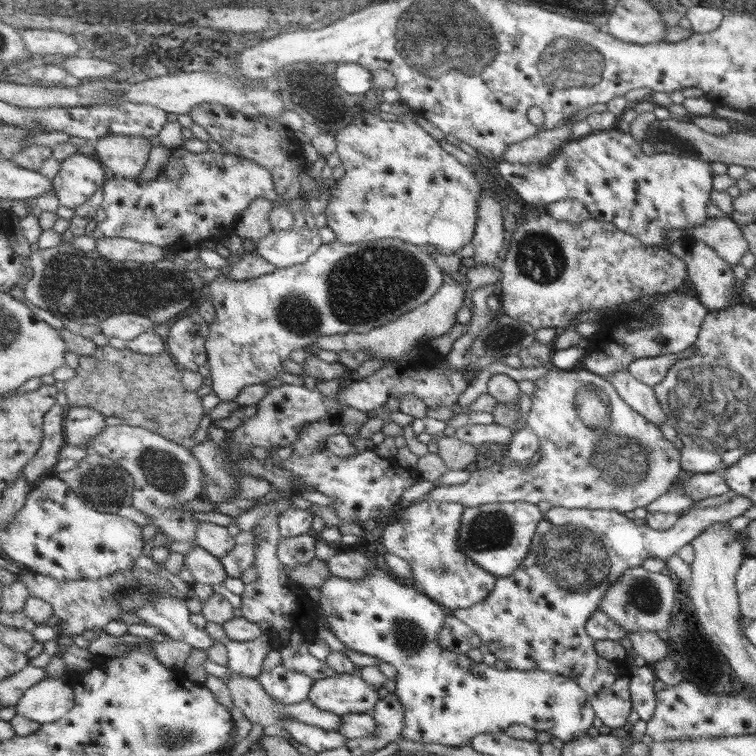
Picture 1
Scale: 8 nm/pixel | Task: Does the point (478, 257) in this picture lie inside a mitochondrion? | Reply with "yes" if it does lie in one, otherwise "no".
no

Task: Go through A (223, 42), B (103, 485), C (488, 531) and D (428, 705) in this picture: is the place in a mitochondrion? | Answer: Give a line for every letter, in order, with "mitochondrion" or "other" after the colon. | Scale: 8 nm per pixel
A: other
B: mitochondrion
C: mitochondrion
D: other

